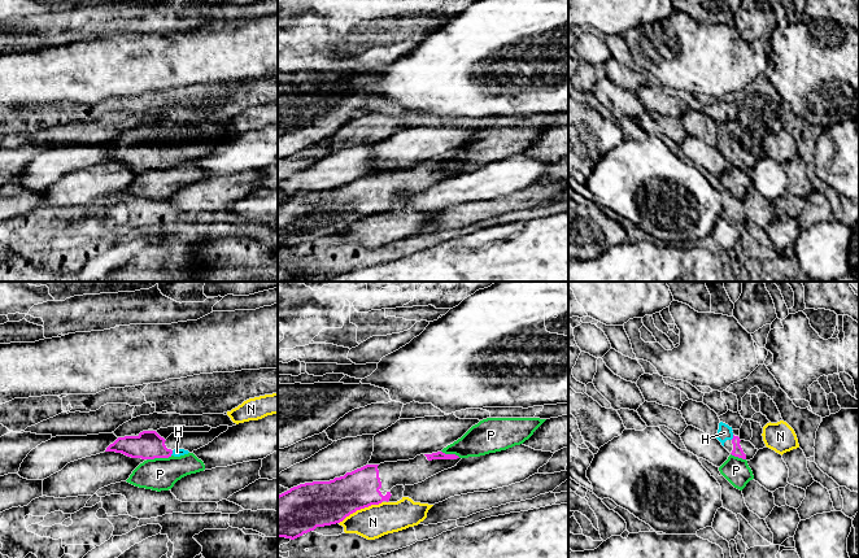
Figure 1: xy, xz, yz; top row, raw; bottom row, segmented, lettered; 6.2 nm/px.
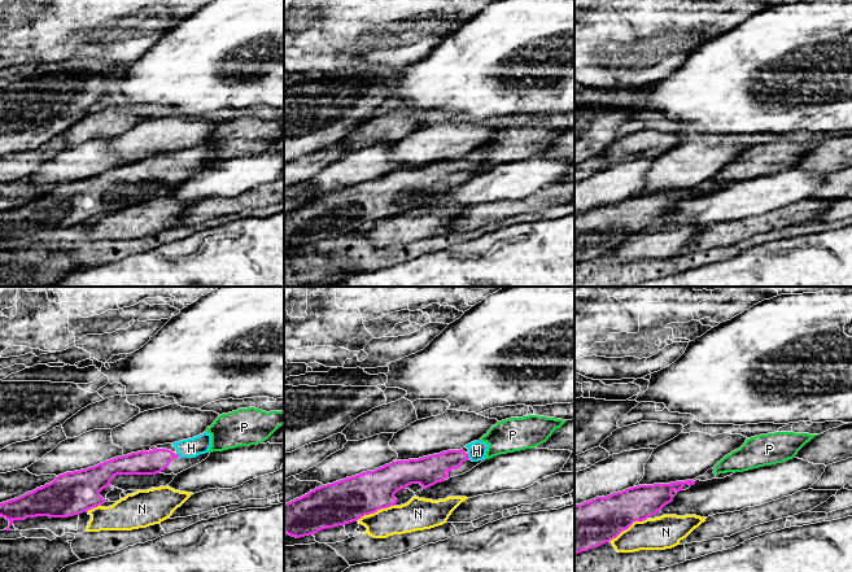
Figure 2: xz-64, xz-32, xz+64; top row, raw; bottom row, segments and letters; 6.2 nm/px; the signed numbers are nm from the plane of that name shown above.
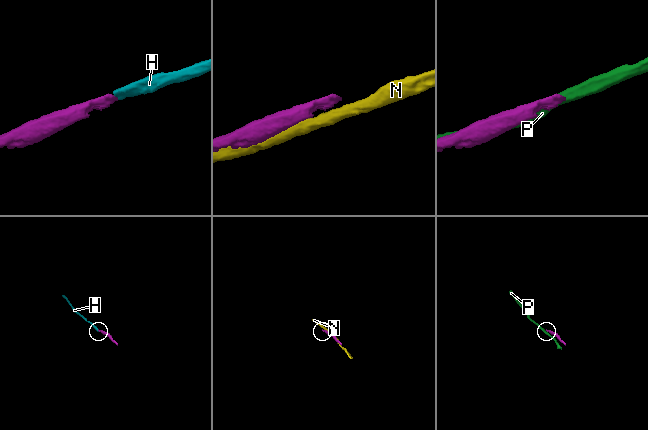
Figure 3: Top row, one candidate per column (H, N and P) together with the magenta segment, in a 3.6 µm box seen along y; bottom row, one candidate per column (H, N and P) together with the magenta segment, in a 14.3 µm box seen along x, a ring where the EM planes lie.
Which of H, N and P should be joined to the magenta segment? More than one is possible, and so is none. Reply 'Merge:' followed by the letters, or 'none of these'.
Merge: H

